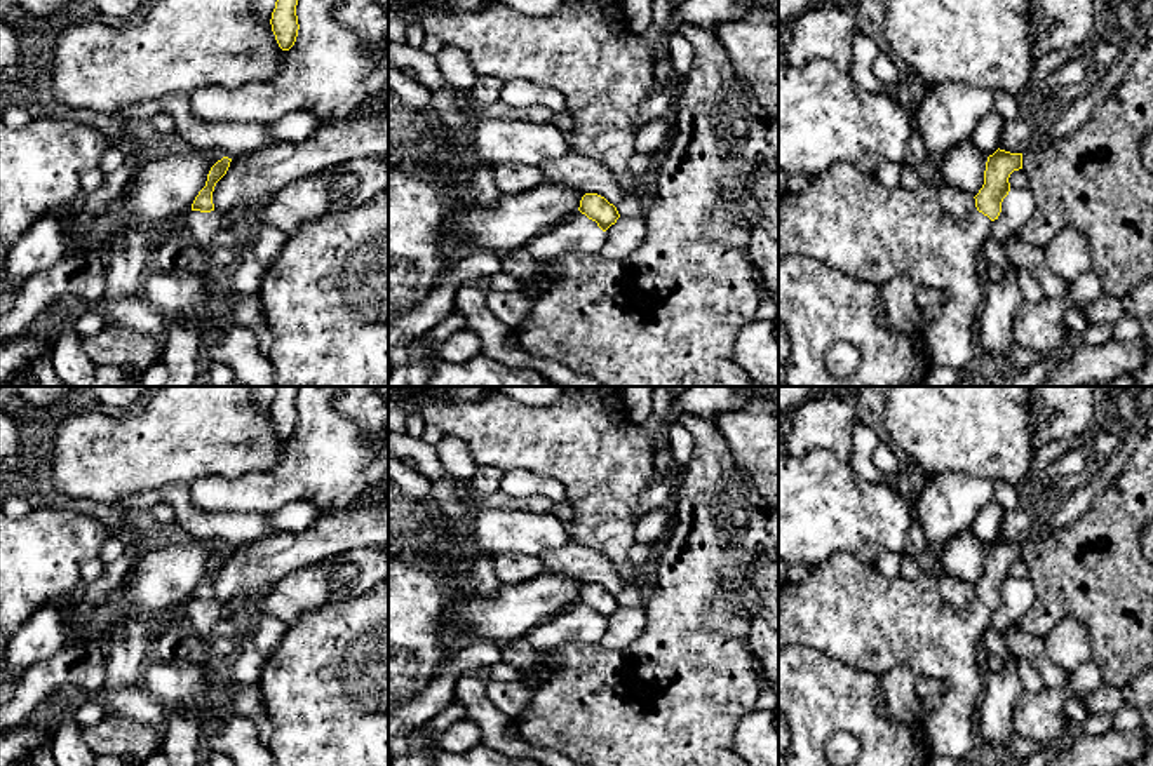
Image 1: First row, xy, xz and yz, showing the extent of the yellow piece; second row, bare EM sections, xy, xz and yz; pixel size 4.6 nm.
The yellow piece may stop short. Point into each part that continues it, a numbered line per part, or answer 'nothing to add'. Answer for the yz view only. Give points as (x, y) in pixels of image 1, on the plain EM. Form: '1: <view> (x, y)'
1: yz (850, 611)

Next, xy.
1: xy (180, 685)

